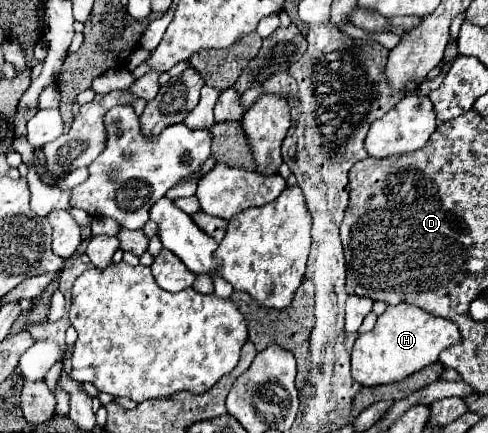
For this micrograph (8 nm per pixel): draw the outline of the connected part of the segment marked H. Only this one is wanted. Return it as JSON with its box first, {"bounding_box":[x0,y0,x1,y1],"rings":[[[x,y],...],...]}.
{"bounding_box":[352,304,460,386],"rings":[[[414,304],[388,306],[382,316],[378,316],[376,326],[358,336],[352,348],[352,378],[362,386],[380,386],[398,382],[424,366],[436,364],[440,352],[452,348],[460,342],[458,326],[448,318],[428,314]]]}

